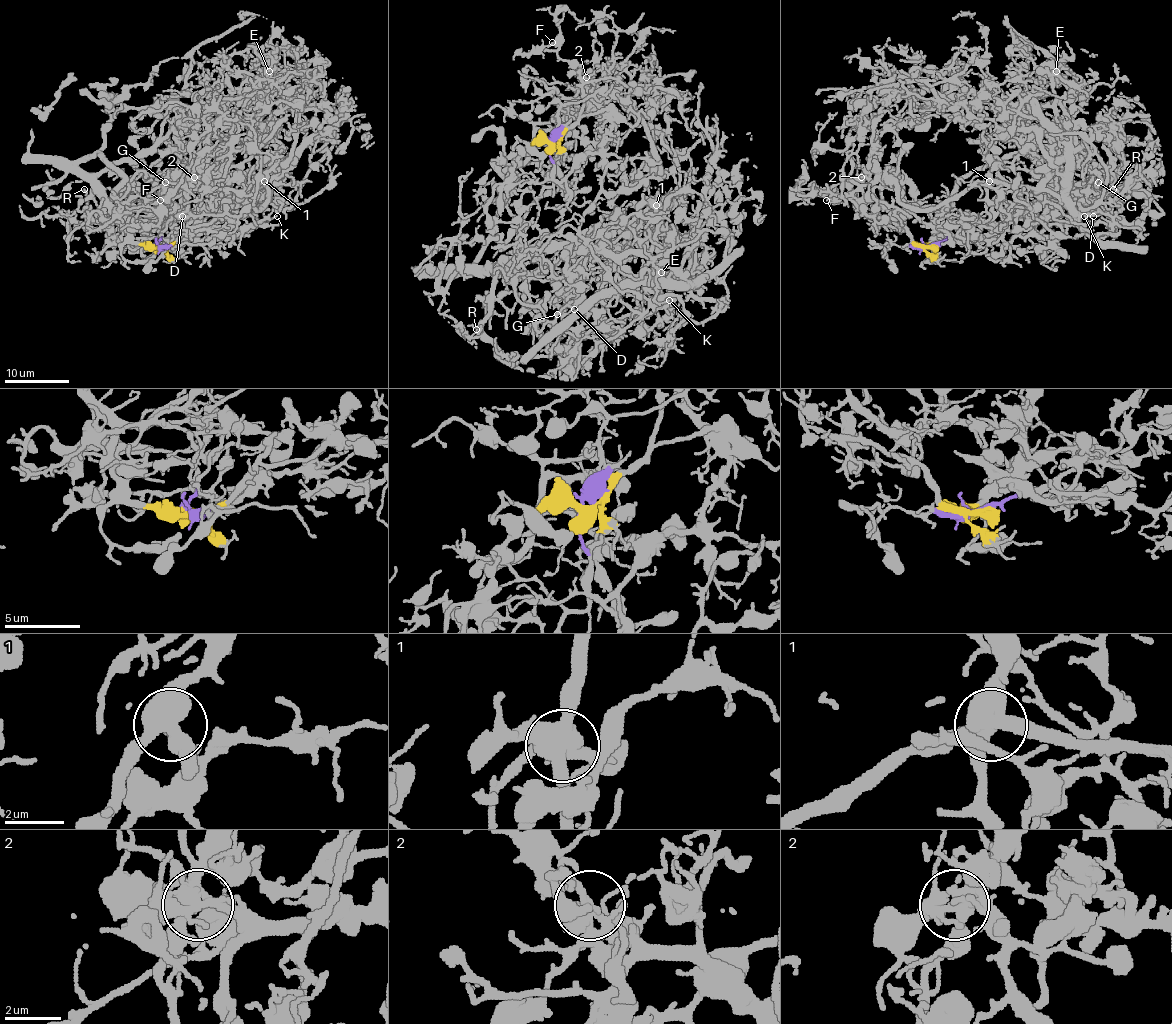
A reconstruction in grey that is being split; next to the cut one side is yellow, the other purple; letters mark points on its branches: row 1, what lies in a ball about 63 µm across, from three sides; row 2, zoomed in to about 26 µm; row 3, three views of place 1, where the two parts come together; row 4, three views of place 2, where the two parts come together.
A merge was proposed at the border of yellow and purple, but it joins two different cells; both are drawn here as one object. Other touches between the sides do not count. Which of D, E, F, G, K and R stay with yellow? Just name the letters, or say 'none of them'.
D, G, K, R

